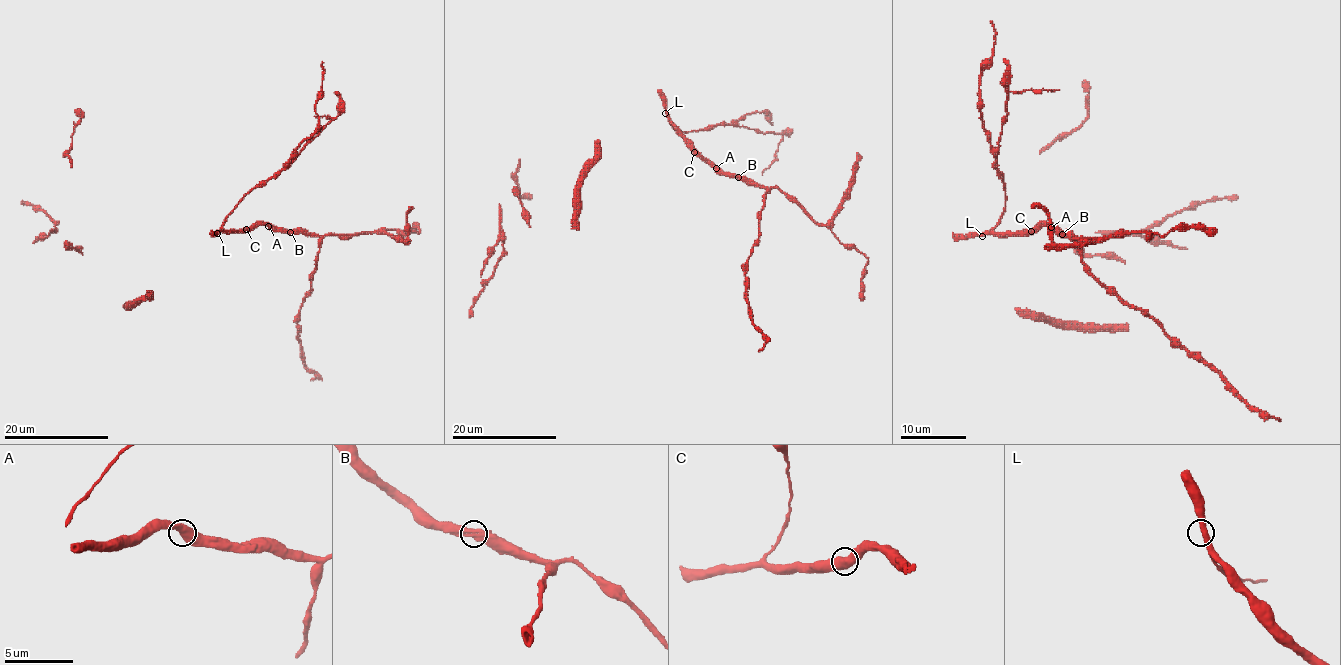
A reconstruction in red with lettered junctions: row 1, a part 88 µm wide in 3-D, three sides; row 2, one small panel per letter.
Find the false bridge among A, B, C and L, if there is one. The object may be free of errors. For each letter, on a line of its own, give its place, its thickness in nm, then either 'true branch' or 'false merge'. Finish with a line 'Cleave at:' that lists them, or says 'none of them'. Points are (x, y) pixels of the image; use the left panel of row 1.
A: (268, 226) | 550 nm | true branch
B: (290, 232) | 600 nm | true branch
C: (246, 229) | 550 nm | true branch
L: (217, 233) | 440 nm | true branch
Cleave at: none of them

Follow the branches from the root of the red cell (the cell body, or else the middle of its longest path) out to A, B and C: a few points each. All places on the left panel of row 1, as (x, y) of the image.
A: (217, 233), (246, 231), (257, 225), (268, 226)
B: (217, 233), (246, 231), (257, 225), (272, 225), (291, 231)
C: (217, 233), (246, 229)

